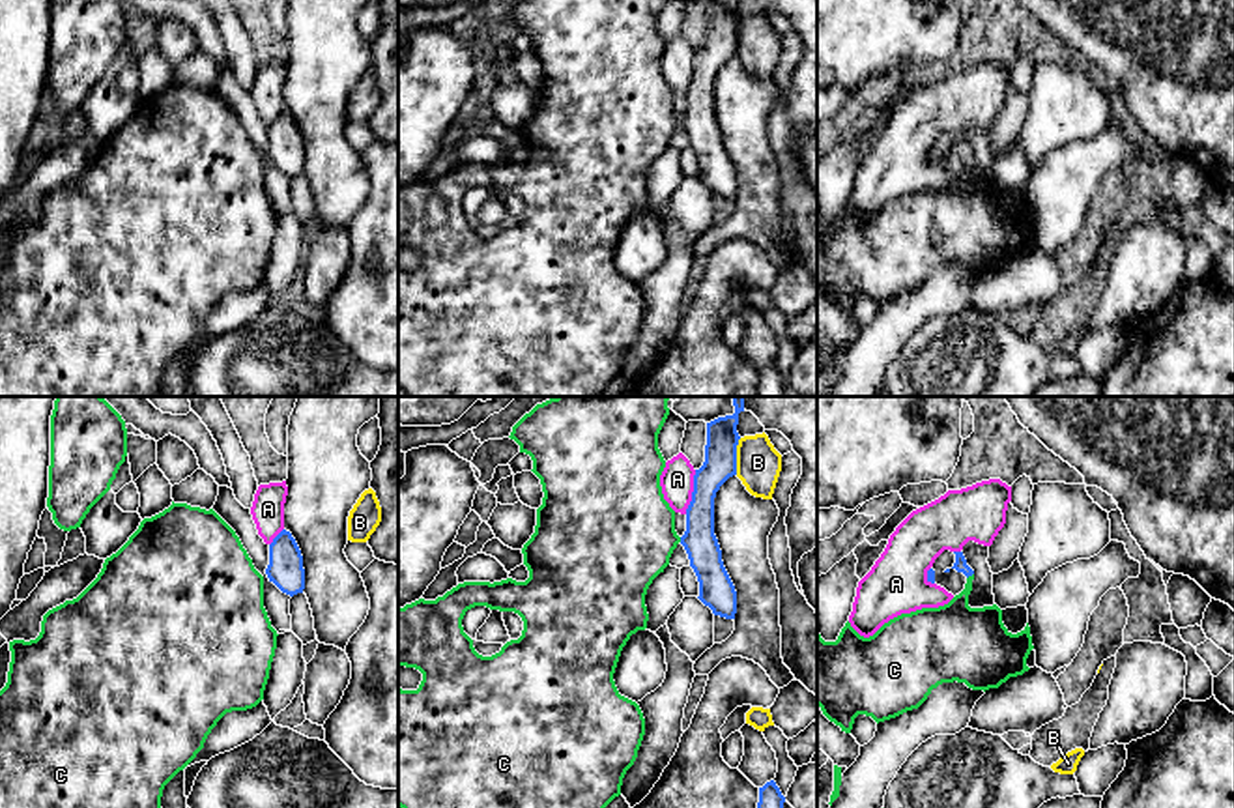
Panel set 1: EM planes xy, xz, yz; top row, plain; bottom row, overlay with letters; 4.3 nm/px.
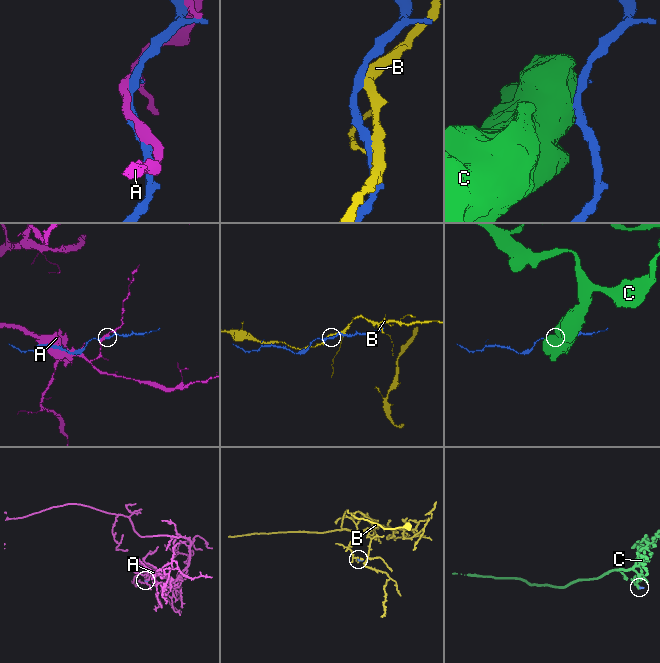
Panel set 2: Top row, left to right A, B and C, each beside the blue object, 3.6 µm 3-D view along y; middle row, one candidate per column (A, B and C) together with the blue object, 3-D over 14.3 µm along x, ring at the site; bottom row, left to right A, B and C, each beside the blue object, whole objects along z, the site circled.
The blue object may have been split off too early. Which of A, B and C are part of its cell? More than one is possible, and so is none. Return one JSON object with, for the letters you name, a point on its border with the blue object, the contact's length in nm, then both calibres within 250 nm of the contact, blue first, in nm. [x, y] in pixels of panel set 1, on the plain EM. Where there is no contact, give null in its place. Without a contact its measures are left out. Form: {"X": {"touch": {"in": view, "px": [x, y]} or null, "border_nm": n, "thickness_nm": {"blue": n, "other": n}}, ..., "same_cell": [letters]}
{"same_cell": []}

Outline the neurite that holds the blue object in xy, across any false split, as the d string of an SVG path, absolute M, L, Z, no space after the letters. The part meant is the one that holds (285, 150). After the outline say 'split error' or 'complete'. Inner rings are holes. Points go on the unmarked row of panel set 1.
M282 110L269 125L269 163L282 174L294 178L305 170L305 150L301 131L290 112Z; complete

